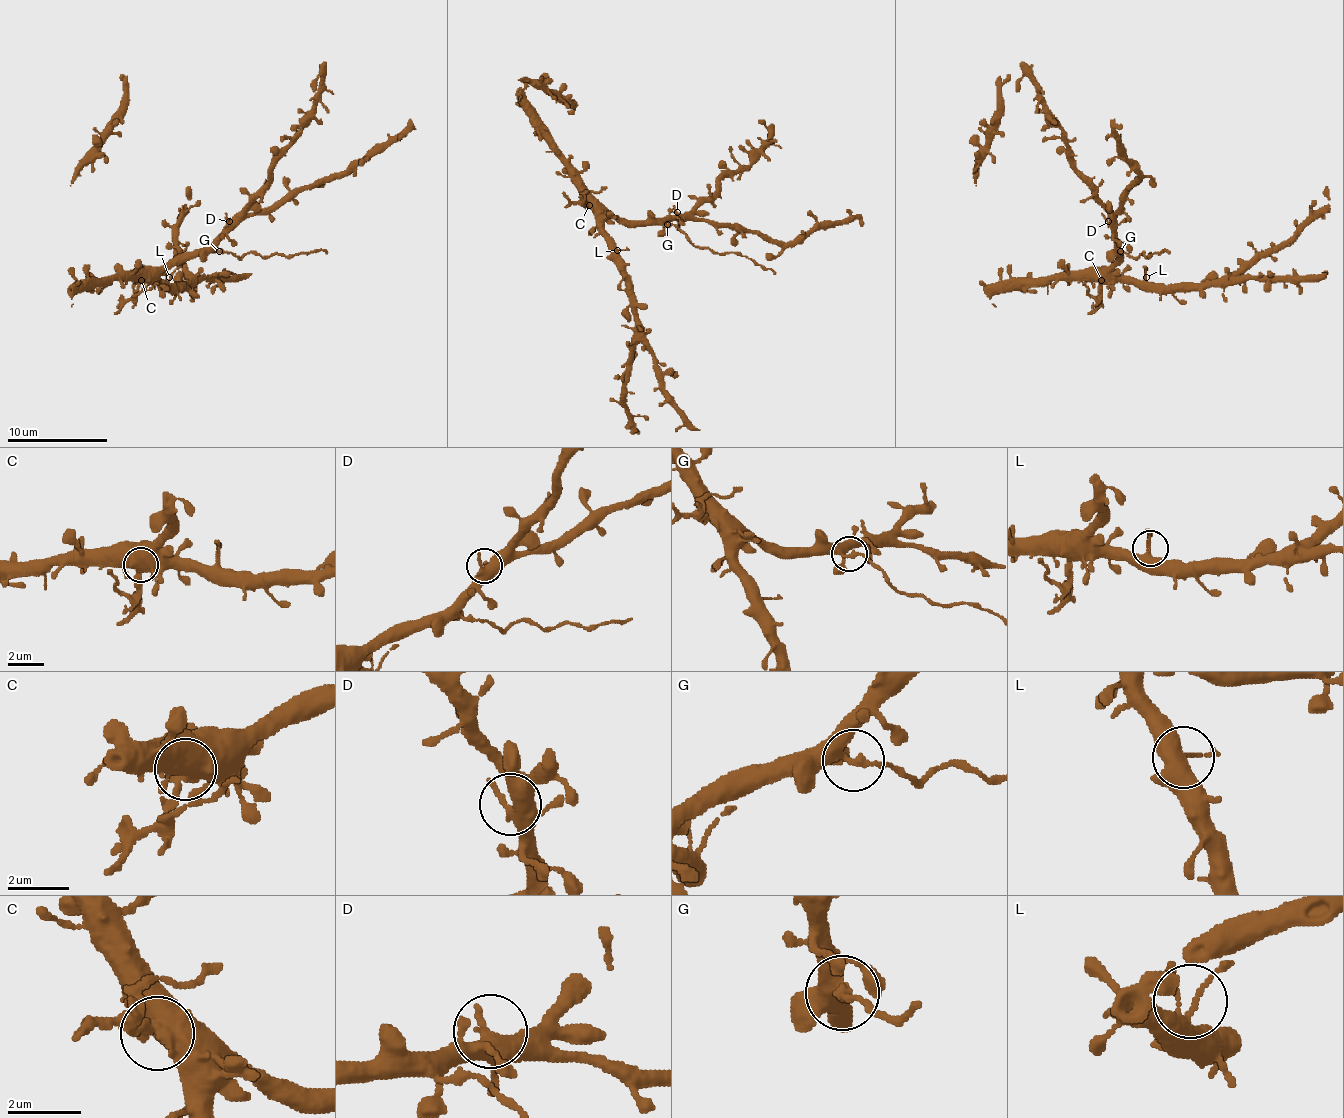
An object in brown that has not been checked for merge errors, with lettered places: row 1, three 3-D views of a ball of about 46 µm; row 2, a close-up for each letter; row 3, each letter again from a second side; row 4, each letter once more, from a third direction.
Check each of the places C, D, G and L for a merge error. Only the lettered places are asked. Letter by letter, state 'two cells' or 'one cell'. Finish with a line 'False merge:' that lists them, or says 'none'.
C: two cells
D: one cell
G: two cells
L: one cell
False merge: C, G

